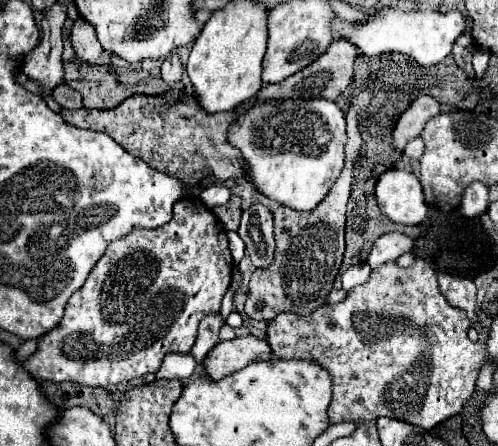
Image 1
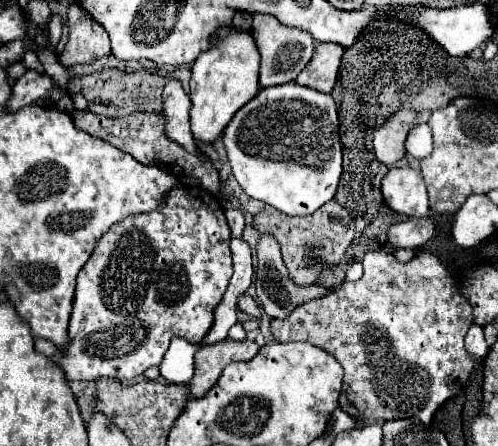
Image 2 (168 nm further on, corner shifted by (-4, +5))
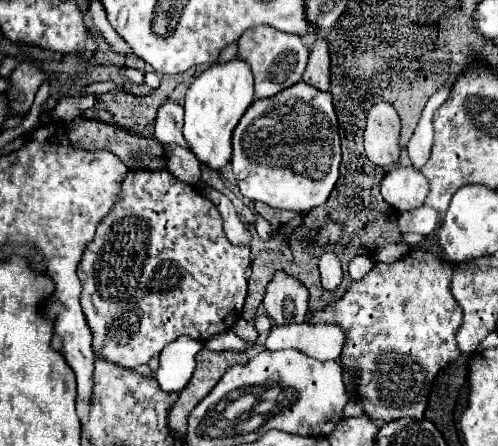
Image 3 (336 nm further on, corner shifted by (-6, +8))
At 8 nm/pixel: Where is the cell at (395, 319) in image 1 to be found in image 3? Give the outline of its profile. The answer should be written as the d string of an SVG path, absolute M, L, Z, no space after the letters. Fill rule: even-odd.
M410 250L406 256L402 256L392 264L376 262L374 268L362 280L350 284L342 300L334 300L334 304L330 304L330 308L322 308L322 312L310 312L308 318L310 324L328 322L346 328L346 344L342 348L340 364L356 374L354 398L362 402L364 414L370 416L372 420L390 422L402 416L410 416L416 420L424 418L424 410L428 406L428 394L432 384L436 382L438 372L462 356L456 344L458 324L462 322L462 308L458 308L458 302L450 292L450 276L452 276L450 262L424 250ZM396 372L406 374L406 376L400 374L398 380L392 380L392 386L398 388L392 390L390 386L378 382L386 376L398 376Z

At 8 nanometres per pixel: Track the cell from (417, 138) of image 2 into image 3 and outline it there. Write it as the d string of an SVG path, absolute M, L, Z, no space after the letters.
M444 86L444 88L440 88L440 90L428 100L428 104L424 106L422 118L420 118L420 122L418 122L418 126L416 126L416 130L414 130L412 138L410 138L410 142L408 142L408 146L406 146L408 156L410 156L410 160L412 160L412 166L414 166L416 170L420 170L420 168L426 164L426 160L430 158L430 148L432 148L432 140L434 140L432 114L434 114L436 108L448 98L448 94L450 94L450 88Z

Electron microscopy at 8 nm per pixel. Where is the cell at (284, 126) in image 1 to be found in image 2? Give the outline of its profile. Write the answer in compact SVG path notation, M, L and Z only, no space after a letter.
M298 83L260 89L256 99L236 113L222 141L242 191L286 215L310 215L336 193L342 147L337 106L328 93Z

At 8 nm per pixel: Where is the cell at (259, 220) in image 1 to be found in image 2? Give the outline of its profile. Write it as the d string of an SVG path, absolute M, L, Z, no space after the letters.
M260 235L258 239L258 247L256 247L256 253L258 253L258 281L256 281L256 293L258 293L258 299L260 299L260 305L264 307L266 315L272 317L272 319L284 319L288 317L296 305L302 305L306 301L312 301L316 297L322 297L326 295L328 291L324 291L324 287L320 285L296 285L290 275L288 275L288 269L284 267L284 261L282 261L282 255L280 255L280 247L278 243L272 239L272 235Z

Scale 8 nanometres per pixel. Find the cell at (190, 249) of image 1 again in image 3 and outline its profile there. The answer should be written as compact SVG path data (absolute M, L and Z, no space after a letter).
M130 170L128 176L124 178L124 184L122 184L122 200L98 224L96 236L86 246L84 256L78 264L78 278L82 282L80 304L82 304L82 312L86 316L86 322L88 322L90 330L92 330L92 336L94 336L92 348L94 348L96 358L104 358L104 360L110 360L112 364L134 370L142 364L148 364L150 358L158 356L168 342L172 342L174 338L178 338L182 334L204 342L204 340L208 340L210 336L214 336L218 332L230 330L234 326L234 322L240 318L244 298L246 298L246 292L248 292L248 280L246 280L248 264L250 264L250 250L244 248L244 246L234 246L226 240L218 208L210 200L206 200L206 196L202 196L194 186L190 186L186 182L180 182L168 170L156 170L156 172L152 172L152 170Z

